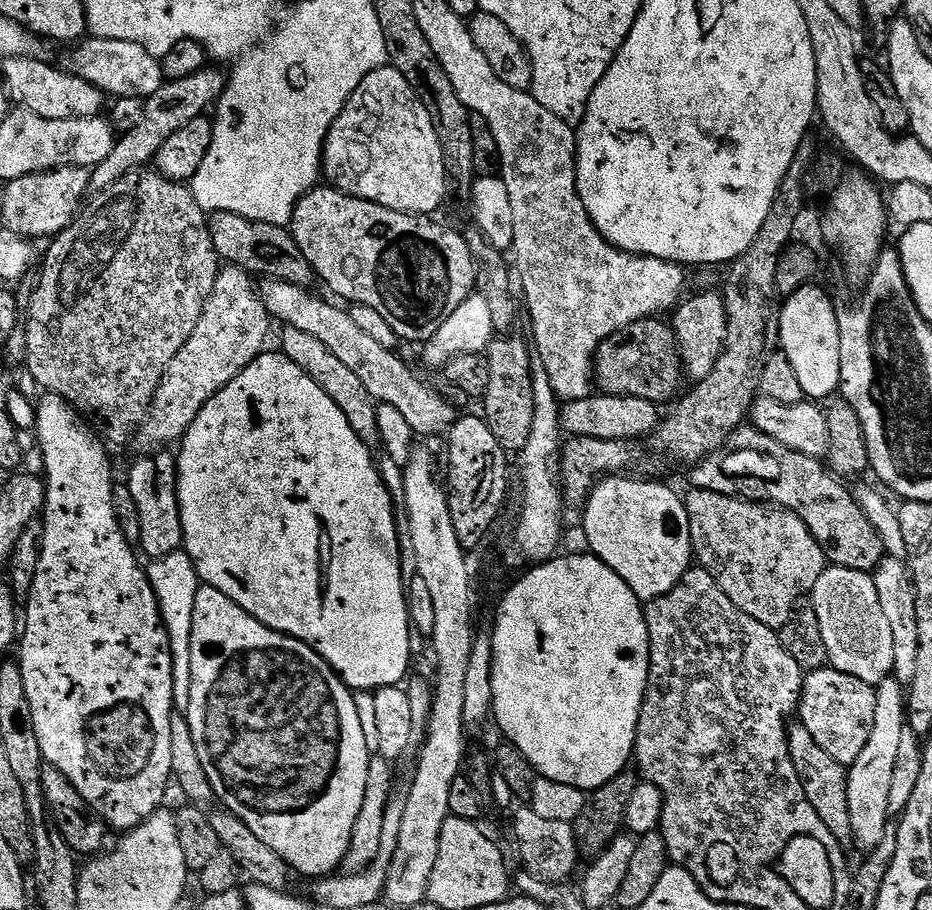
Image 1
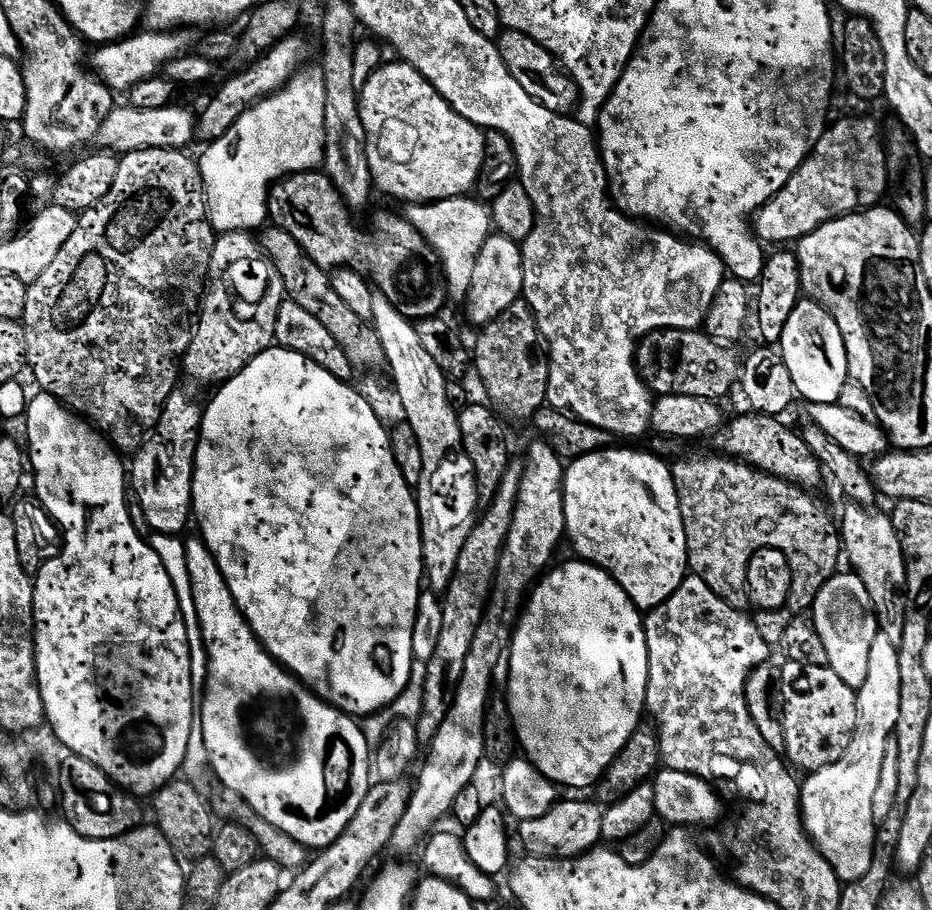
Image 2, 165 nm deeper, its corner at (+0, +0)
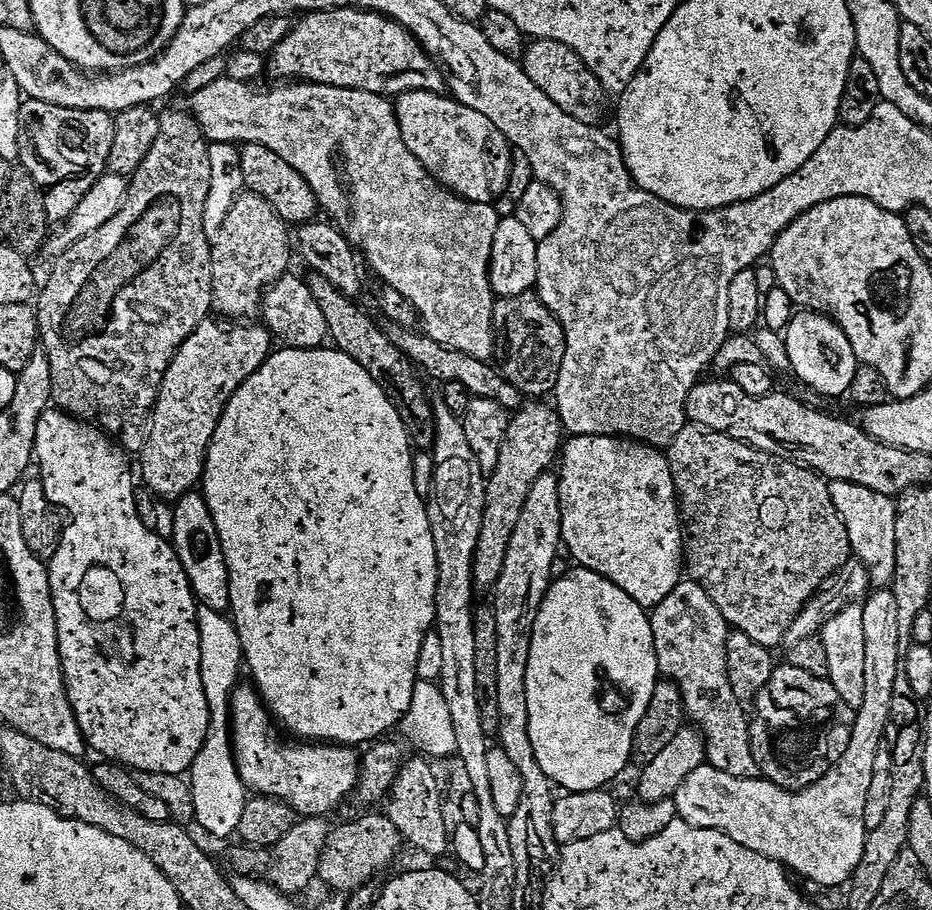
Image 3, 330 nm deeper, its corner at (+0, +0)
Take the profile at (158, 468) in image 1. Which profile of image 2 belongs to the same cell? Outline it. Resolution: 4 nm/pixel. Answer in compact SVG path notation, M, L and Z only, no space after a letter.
M183 390L170 394L166 406L162 410L160 420L145 439L140 451L135 453L133 464L130 464L130 488L137 492L138 502L142 502L142 511L153 533L161 536L180 536L188 520L193 519L192 479L196 469L196 451L200 441L200 423L204 417L204 408L196 405Z

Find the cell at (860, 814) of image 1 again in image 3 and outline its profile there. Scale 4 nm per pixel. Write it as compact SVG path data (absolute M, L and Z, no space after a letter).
M876 590L873 593L862 604L862 627L866 630L866 695L862 698L862 706L855 709L856 721L850 734L850 746L846 746L846 754L842 754L838 763L818 783L798 792L789 792L766 779L726 774L705 762L678 786L674 797L677 817L690 826L724 832L734 838L738 846L746 846L746 850L754 850L754 854L776 860L795 875L797 872L810 883L821 884L824 888L847 885L854 870L858 870L858 862L862 862L862 850L869 833L866 826L866 798L870 794L870 782L874 782L874 758L878 758L878 746L885 743L884 731L890 728L894 678L898 678L902 670L898 602L894 602L894 594L890 590Z

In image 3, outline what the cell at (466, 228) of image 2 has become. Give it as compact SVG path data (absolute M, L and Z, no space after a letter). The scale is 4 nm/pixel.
M225 78L206 86L206 90L198 90L198 94L191 96L190 103L192 103L192 108L190 107L190 112L191 115L196 117L197 124L204 129L205 140L212 144L235 144L237 146L257 144L258 146L266 146L266 150L274 150L274 154L278 154L278 158L283 158L286 162L290 162L290 166L294 166L294 170L298 170L298 174L302 174L302 178L306 178L306 182L314 190L317 205L323 211L325 208L332 216L344 216L348 212L348 196L344 193L344 184L336 177L336 151L340 151L344 155L344 168L348 171L348 180L352 183L352 213L348 216L346 235L362 253L367 267L369 264L384 279L383 283L387 287L398 290L398 294L402 294L402 298L406 298L412 303L425 336L434 338L434 342L438 342L450 350L462 350L462 354L470 354L470 358L491 361L496 352L496 334L492 330L494 293L490 282L490 258L492 257L494 234L498 230L502 219L496 213L495 207L492 204L475 204L469 200L460 199L460 197L455 196L453 192L449 192L447 188L439 184L424 169L422 164L418 162L418 158L414 158L414 154L410 154L408 147L402 142L402 132L398 126L396 109L391 99L378 94L363 92L362 90L326 86L325 84L284 82L279 86L281 88L256 88L258 86L255 83L243 84L242 82L234 82Z

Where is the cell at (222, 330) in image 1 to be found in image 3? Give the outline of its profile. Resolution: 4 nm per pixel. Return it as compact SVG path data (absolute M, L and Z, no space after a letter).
M247 190L240 193L236 200L230 206L230 210L226 214L226 222L222 222L222 226L216 231L214 239L211 241L212 245L212 307L221 317L224 318L252 318L252 316L261 311L264 293L272 287L276 281L281 280L283 276L289 271L288 263L294 257L294 244L290 239L289 225L285 224L284 220L274 210L274 206L270 206L270 202L266 202L266 198L262 198L258 194L249 192Z

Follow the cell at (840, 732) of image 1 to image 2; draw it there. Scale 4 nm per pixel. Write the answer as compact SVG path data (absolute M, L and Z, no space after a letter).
M787 661L780 668L778 692L784 695L784 712L782 708L782 723L784 726L784 747L786 760L793 769L805 768L805 773L817 772L820 768L830 766L846 754L846 746L850 746L850 738L858 726L860 702L857 689L851 688L834 674L830 667L806 666L802 662Z

